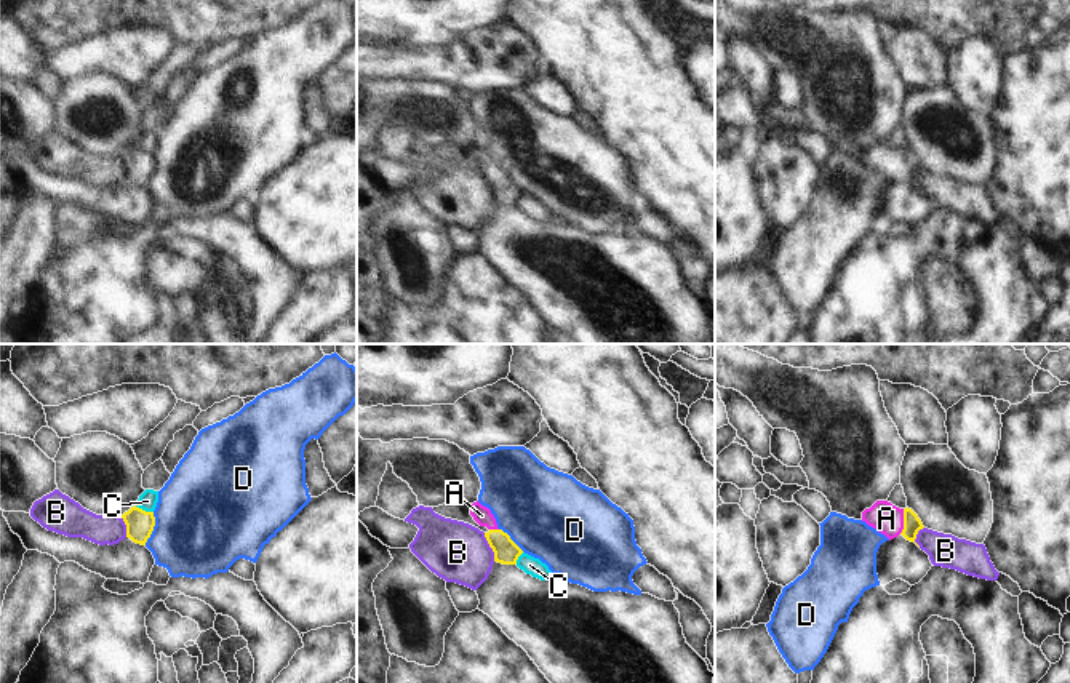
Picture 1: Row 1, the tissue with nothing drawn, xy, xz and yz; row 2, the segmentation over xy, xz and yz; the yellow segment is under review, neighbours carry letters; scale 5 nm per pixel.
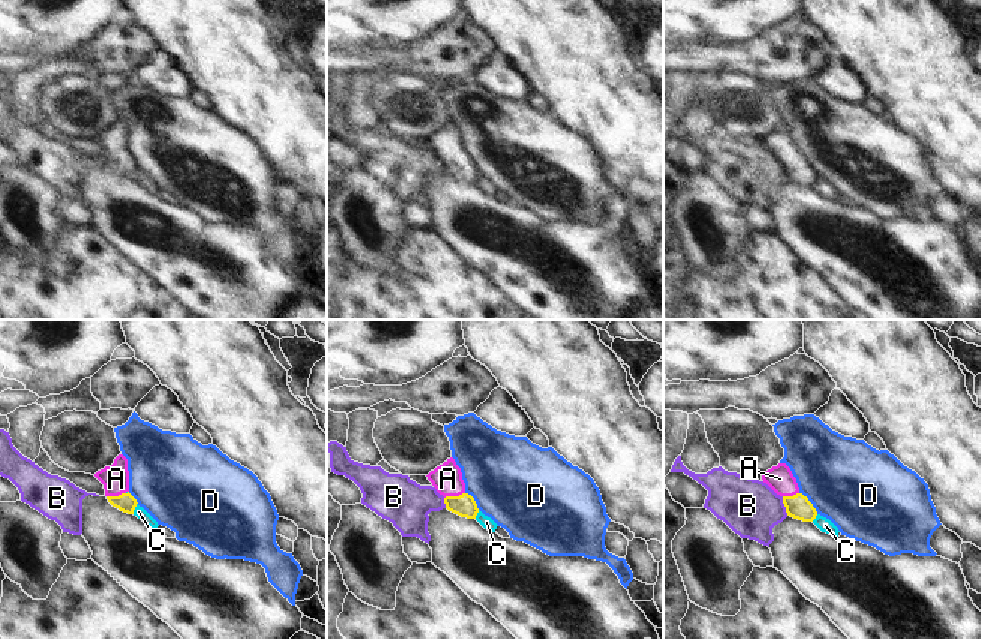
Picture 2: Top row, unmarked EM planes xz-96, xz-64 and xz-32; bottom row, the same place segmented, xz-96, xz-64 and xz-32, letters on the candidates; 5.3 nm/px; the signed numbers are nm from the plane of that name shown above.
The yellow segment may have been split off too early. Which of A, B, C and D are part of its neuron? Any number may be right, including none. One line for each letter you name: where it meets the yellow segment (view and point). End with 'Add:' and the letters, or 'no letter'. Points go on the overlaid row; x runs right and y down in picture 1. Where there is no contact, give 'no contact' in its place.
A: meets yellow in yz at (904, 522)
Add: A

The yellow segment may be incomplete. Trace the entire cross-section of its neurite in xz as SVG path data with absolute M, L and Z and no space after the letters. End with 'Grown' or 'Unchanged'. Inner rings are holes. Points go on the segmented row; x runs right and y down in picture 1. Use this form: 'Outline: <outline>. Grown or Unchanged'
Outline: M477 501L470 504L470 515L480 526L486 526L489 529L485 533L485 537L494 552L494 561L502 565L517 565L517 560L523 550L510 539L507 533L497 528L491 510Z. Grown

